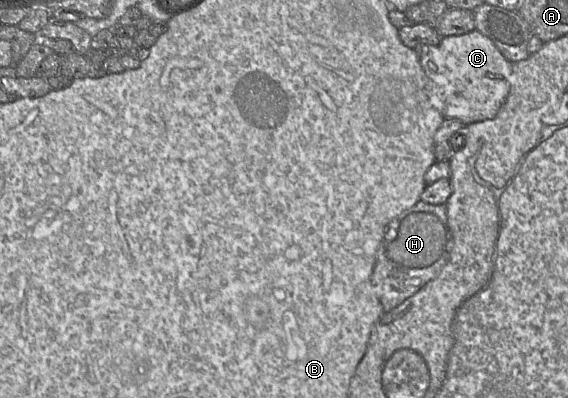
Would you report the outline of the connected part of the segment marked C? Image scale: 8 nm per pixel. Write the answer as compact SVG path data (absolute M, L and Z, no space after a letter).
M478 30L446 36L436 45L414 49L427 80L428 97L444 118L461 121L464 125L494 118L506 100L511 87L512 62L508 61L493 41Z

